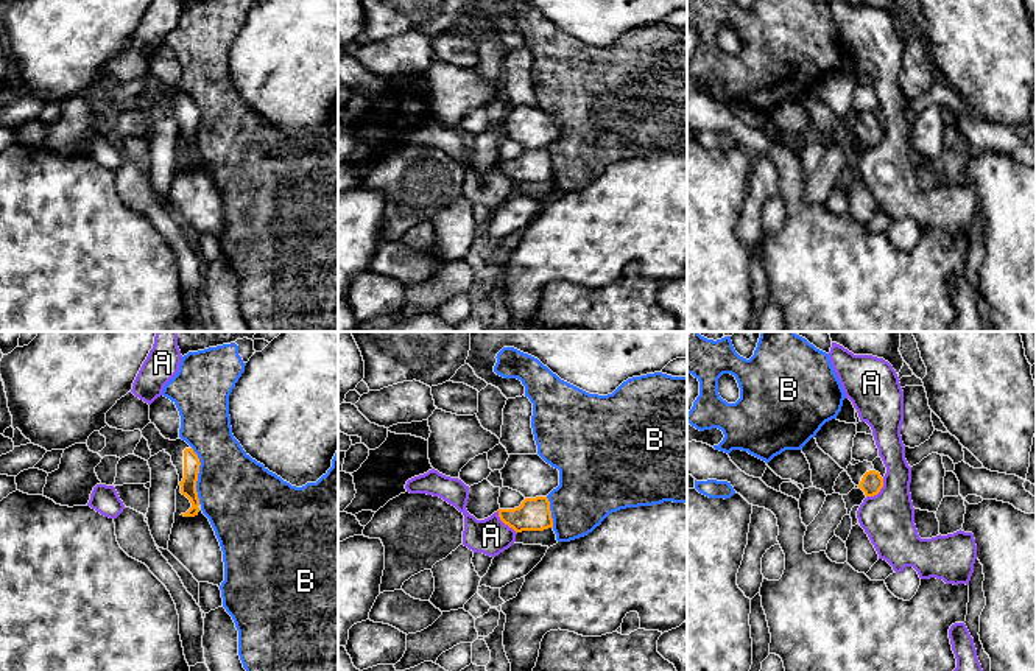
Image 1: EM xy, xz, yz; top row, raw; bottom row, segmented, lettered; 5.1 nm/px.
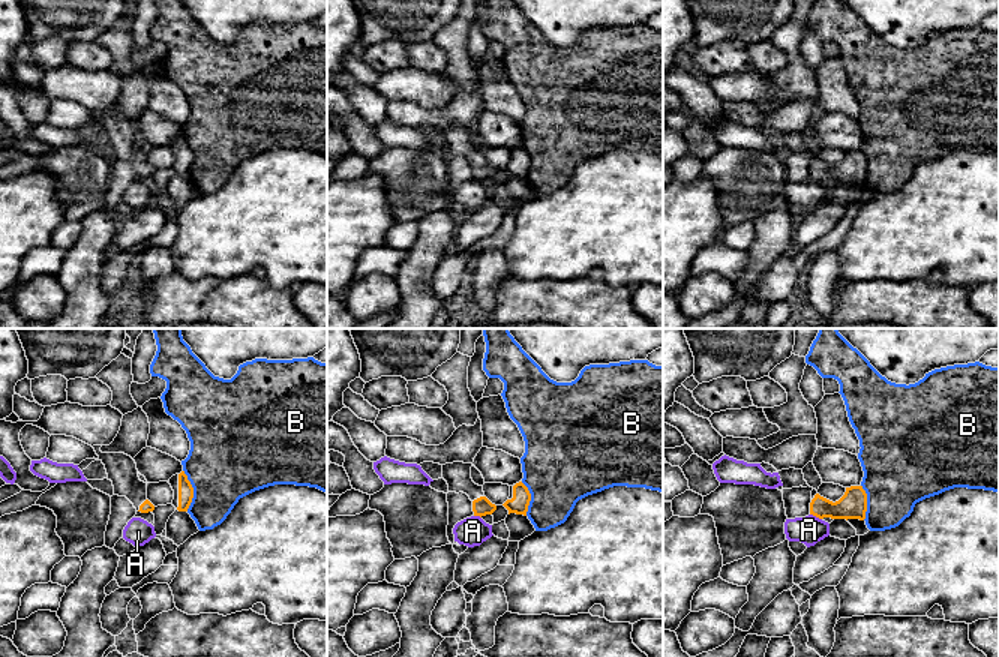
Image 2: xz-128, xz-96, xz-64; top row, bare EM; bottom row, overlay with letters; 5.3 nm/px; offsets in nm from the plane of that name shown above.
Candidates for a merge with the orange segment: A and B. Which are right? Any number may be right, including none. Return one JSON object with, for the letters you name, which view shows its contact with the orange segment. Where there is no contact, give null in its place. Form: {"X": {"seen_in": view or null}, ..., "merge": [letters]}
{"merge": []}

